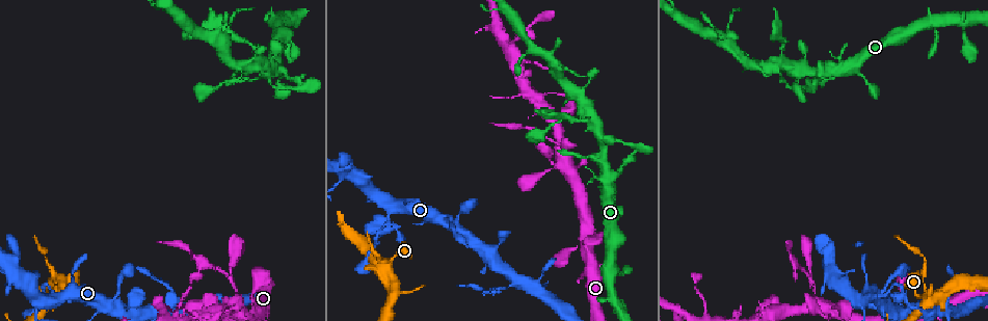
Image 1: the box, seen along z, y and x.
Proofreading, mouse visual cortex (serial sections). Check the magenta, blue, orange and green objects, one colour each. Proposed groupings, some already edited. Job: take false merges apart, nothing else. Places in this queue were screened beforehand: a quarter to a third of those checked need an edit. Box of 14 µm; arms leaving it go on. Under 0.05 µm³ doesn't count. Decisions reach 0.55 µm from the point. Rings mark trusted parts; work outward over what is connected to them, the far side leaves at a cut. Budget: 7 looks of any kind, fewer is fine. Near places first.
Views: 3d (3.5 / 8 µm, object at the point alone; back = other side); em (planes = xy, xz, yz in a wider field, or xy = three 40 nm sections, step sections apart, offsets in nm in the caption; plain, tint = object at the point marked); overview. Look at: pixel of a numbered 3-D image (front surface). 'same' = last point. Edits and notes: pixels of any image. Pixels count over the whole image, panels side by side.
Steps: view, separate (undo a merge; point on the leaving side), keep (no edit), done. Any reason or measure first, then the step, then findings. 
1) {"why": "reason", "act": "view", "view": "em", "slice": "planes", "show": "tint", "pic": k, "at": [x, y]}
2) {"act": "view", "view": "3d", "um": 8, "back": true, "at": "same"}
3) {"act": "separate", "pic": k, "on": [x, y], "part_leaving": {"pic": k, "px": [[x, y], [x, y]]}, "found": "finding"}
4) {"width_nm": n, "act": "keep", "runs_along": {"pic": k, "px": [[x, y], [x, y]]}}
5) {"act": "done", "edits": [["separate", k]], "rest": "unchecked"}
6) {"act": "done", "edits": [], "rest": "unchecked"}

{"why": "three arms meet", "act": "view", "view": "3d", "um": 3.5, "back": true, "pic": 1, "at": [809, 282]}

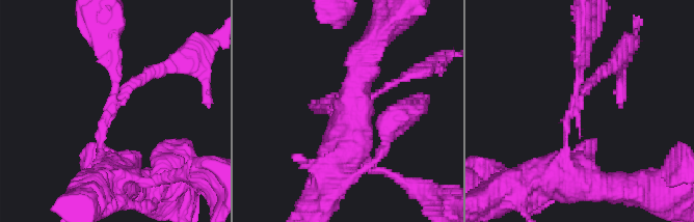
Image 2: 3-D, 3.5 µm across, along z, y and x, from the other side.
{"arms": 3, "arm_widths_nm": [150, 150, 250], "why": "now the EM", "act": "view", "view": "em", "slice": "xy", "step": 3, "show": "tint", "pic": 2, "at": [113, 104]}

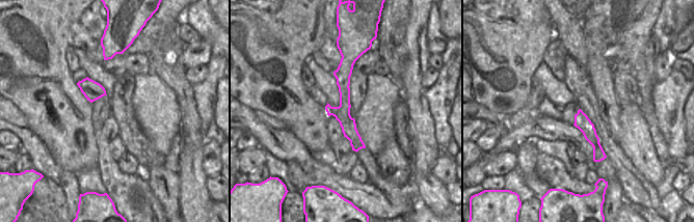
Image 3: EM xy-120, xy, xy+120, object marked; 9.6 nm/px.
{"width_nm": 160, "act": "keep", "runs_along": {"pic": 3, "px": [[352, 59], [344, 118], [356, 147]]}, "found": "continuous, no second cell"}

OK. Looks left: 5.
{"why": "a narrow waist", "act": "view", "view": "3d", "um": 3.5, "pic": 1, "at": [194, 253]}

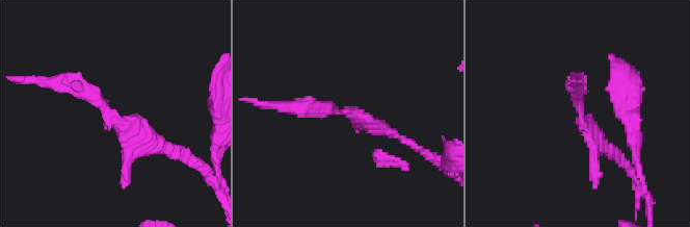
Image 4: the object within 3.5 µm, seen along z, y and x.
{"act": "view", "view": "em", "slice": "xy", "step": 3, "show": "tint", "pic": 4, "at": [111, 111]}

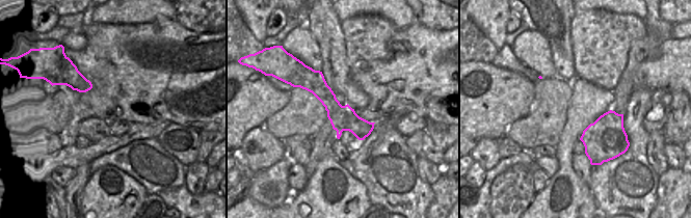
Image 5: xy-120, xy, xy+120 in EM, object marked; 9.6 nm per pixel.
{"width_nm": 240, "act": "separate", "pic": 4, "on": [76, 85], "part_leaving": {"pic": 4, "px": [[103, 104], [68, 82], [26, 79]]}, "found": "two cells meet here"}

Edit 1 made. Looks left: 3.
{"why": "a narrow waist", "act": "view", "view": "3d", "um": 3.5, "pic": 1, "at": [508, 287]}

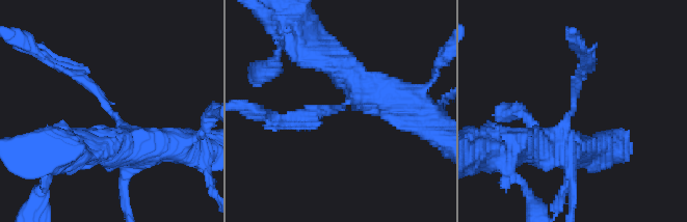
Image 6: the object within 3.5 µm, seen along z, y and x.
{"arm_widths_nm": [150, 450], "act": "view", "view": "em", "slice": "xy", "step": 5, "show": "tint", "pic": 6, "at": [107, 101]}

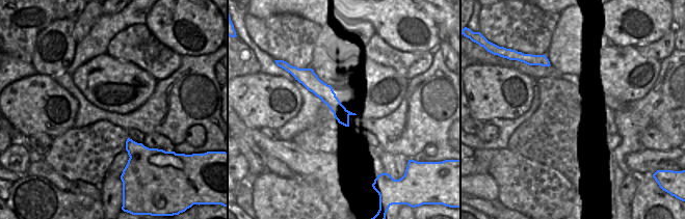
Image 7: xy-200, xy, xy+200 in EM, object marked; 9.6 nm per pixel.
{"act": "view", "view": "em", "slice": "xy", "step": 1, "show": "tint", "at": "same"}

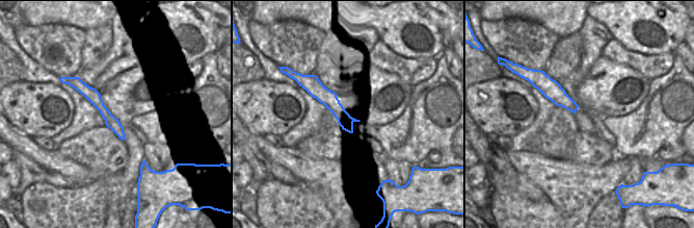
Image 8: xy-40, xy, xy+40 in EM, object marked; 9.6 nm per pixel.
{"width_nm": 160, "act": "separate", "pic": 6, "on": [312, 108], "part_leaving": {"pic": 6, "px": [[336, 109], [288, 126], [256, 112]]}, "found": "two cells meet here"}

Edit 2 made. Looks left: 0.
{"act": "done", "edits": [["separate", 4], ["separate", 6]], "rest": "unchecked"}

